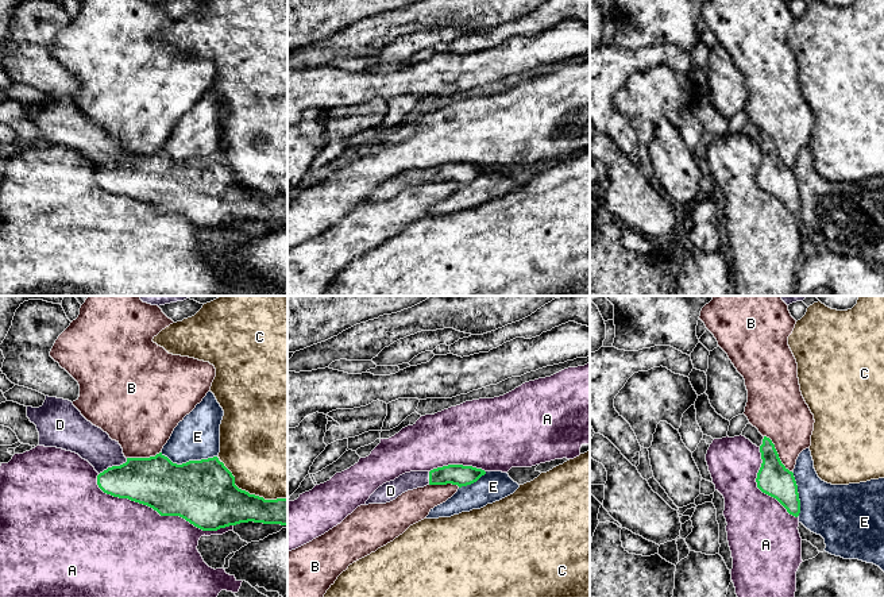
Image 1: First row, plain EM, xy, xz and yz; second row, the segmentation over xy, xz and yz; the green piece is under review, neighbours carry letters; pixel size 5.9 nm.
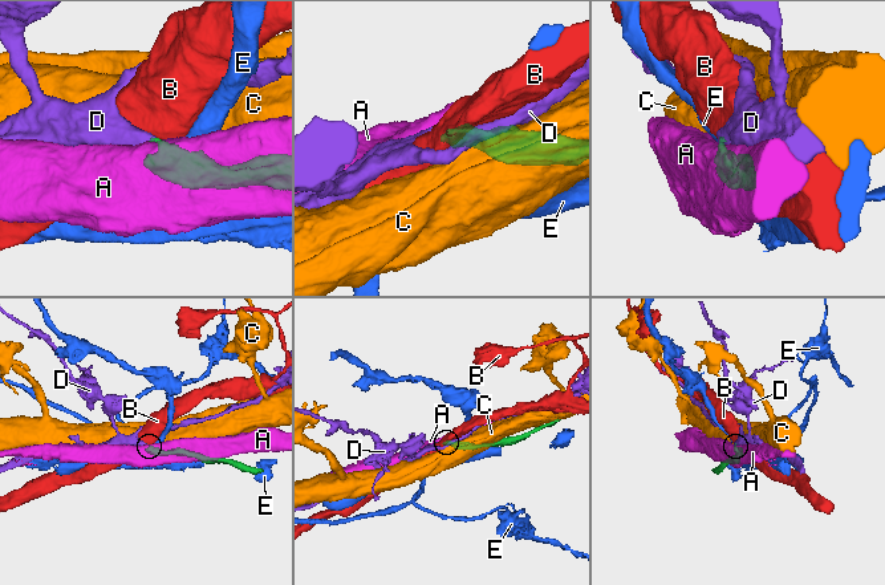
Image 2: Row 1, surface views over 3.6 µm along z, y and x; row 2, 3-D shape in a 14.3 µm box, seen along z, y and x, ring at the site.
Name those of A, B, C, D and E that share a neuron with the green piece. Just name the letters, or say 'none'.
D

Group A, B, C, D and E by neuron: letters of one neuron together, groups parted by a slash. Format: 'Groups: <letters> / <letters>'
Groups: A / B / C / D / E

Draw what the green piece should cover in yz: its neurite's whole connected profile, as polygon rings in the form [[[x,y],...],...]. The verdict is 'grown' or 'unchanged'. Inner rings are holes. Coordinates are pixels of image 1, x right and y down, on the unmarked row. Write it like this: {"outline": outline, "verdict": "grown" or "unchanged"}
{"outline": [[[767,134],[760,143],[761,165],[757,170],[757,185],[776,196],[790,212],[798,215],[800,211],[800,197],[794,170],[780,158],[772,138]]], "verdict": "unchanged"}

